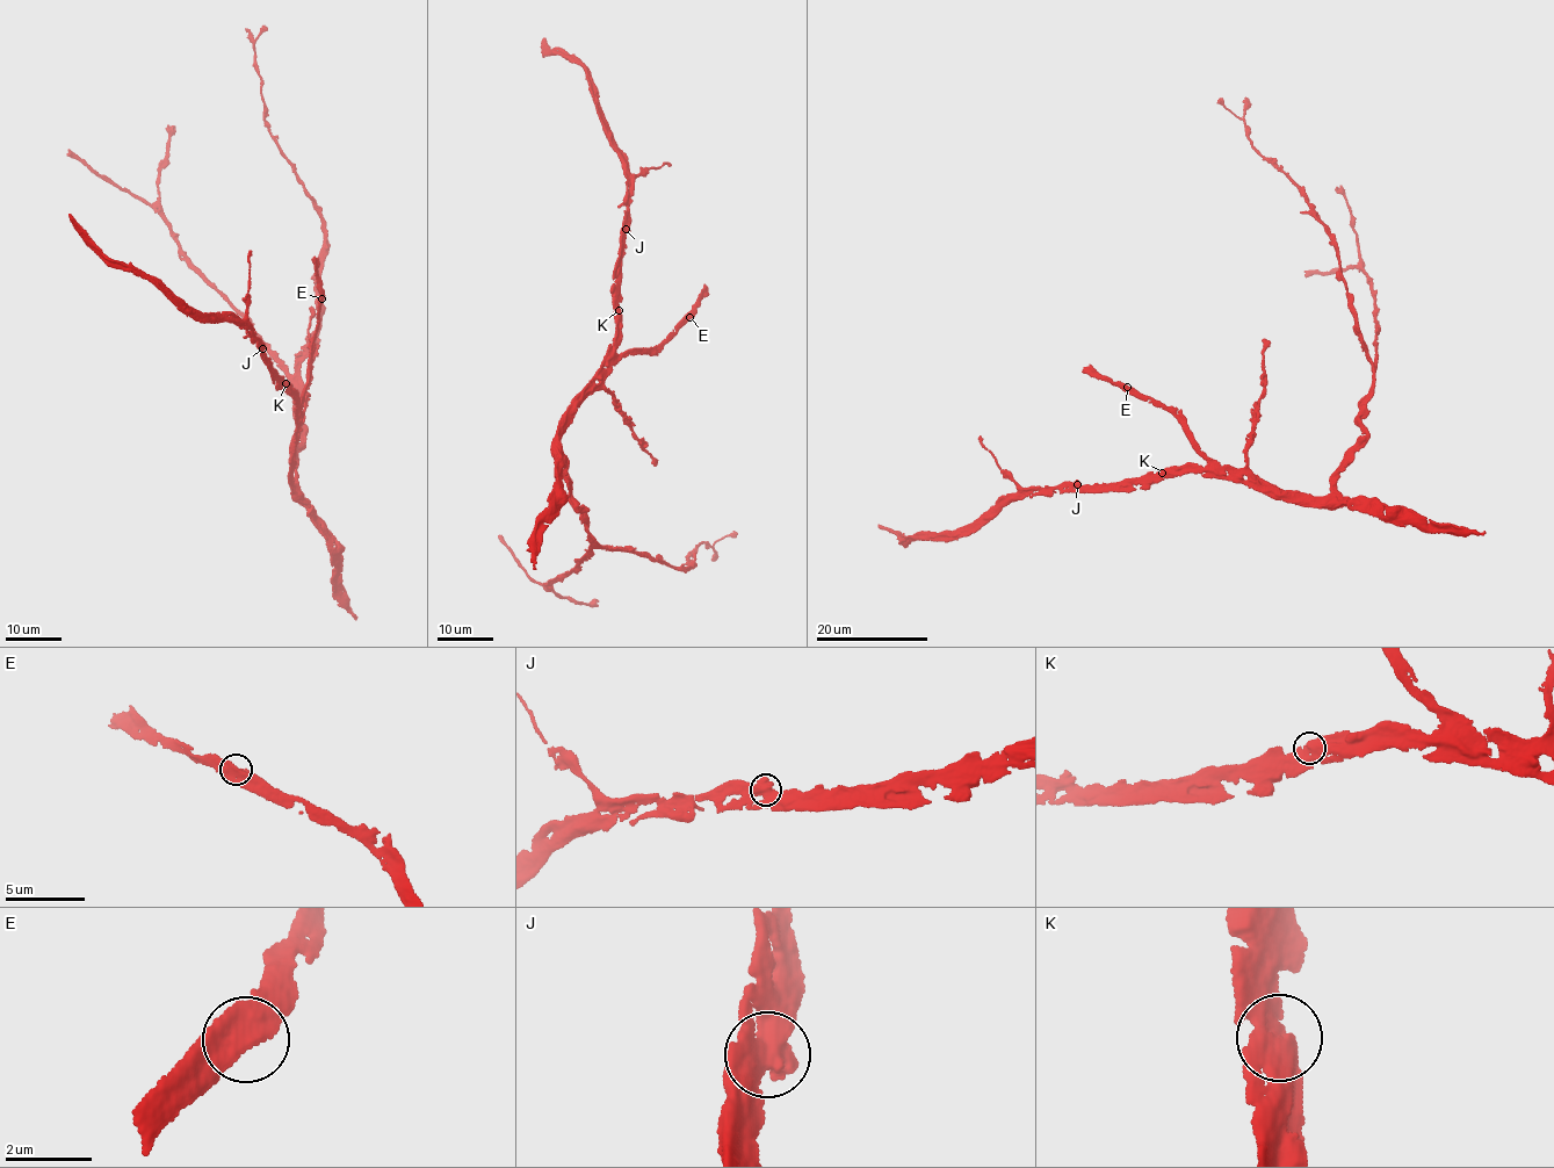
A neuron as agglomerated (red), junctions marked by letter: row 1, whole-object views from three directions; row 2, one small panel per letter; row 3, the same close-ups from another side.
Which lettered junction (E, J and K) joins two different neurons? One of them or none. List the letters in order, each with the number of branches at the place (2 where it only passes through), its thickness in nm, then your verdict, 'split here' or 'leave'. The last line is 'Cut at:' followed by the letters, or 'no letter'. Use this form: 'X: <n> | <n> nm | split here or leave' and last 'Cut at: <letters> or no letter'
E: 2 | 550 nm | leave
J: 2 | 550 nm | leave
K: 2 | 550 nm | leave
Cut at: no letter

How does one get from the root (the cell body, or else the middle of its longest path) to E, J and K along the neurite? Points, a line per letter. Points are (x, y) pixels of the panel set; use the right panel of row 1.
E: (1316, 498), (1276, 498), (1222, 470), (1200, 451), (1187, 427), (1154, 401), (1141, 398), (1127, 388)
J: (1316, 498), (1276, 498), (1269, 491), (1205, 471), (1107, 485), (1078, 485)
K: (1316, 498), (1276, 498), (1244, 483), (1197, 469), (1162, 473)

